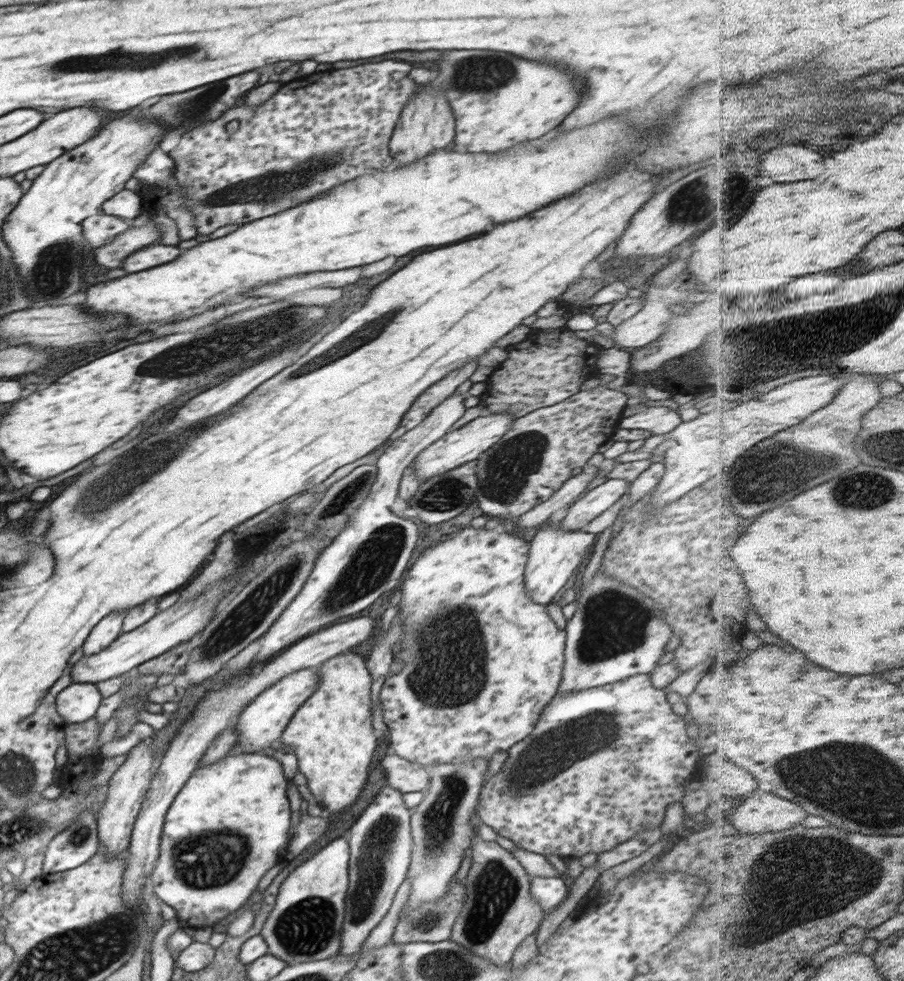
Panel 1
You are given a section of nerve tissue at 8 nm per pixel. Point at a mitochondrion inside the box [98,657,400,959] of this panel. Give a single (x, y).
(222, 858)

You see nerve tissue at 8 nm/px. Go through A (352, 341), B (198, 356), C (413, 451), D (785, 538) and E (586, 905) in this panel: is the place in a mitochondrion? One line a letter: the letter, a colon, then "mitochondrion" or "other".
A: mitochondrion
B: mitochondrion
C: other
D: other
E: other

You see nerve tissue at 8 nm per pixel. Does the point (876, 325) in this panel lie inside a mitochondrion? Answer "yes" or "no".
no

